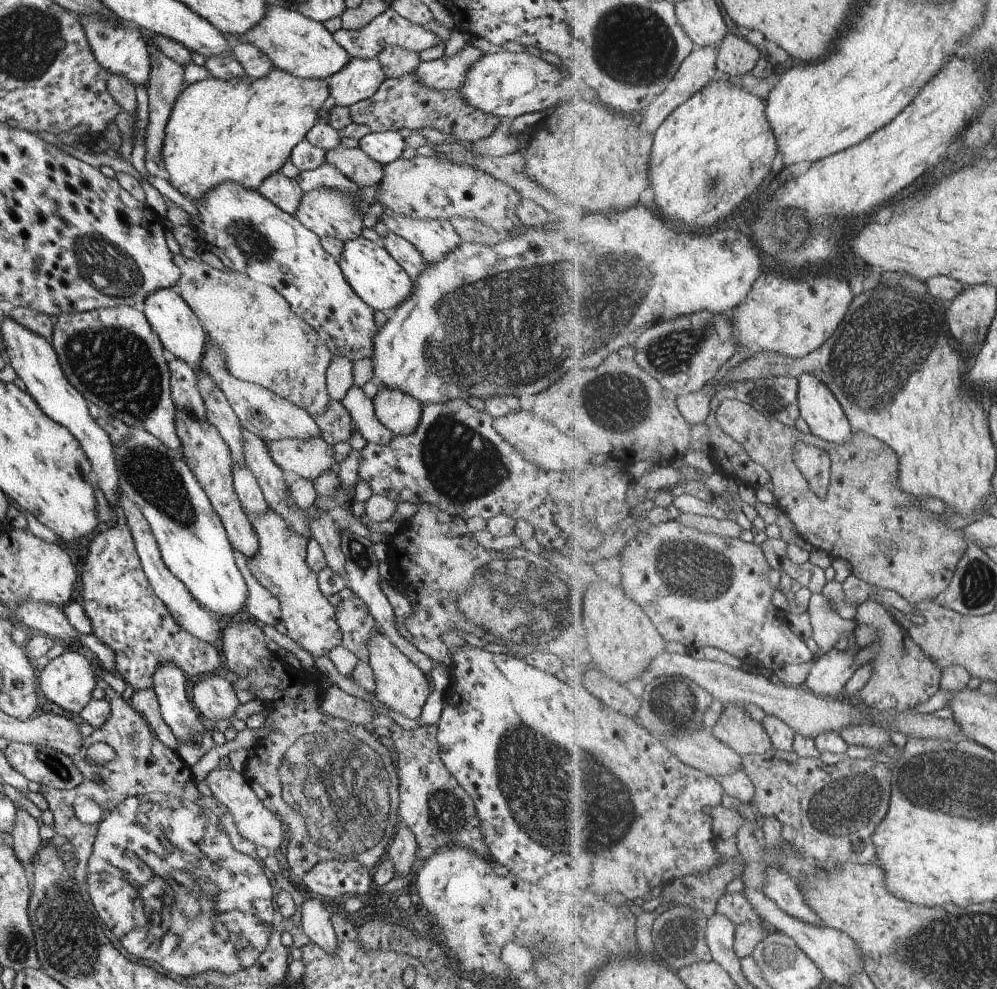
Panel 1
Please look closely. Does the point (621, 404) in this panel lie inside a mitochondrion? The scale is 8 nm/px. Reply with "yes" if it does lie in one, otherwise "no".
yes

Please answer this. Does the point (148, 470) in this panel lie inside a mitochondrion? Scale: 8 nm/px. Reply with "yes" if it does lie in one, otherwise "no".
yes

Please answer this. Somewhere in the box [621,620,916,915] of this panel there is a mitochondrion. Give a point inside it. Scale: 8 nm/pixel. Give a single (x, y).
(841, 808)

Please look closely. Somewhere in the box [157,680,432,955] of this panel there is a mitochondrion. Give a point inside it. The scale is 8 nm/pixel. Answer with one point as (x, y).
(340, 774)

